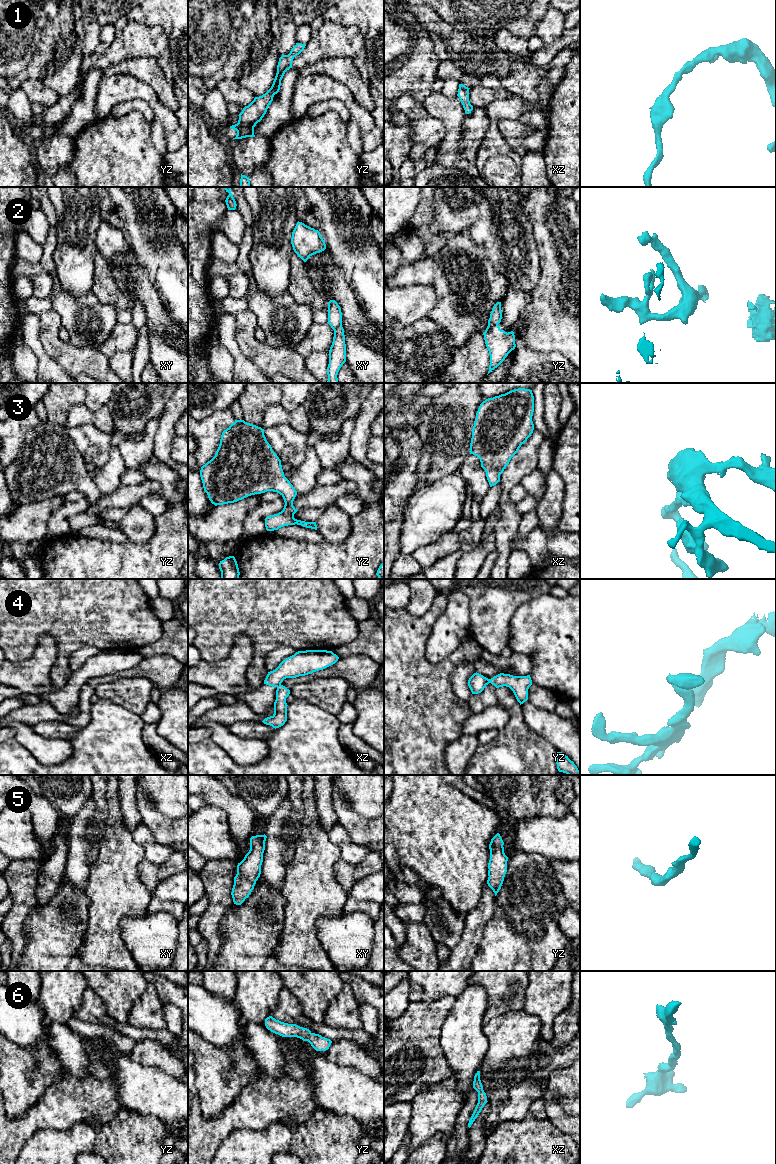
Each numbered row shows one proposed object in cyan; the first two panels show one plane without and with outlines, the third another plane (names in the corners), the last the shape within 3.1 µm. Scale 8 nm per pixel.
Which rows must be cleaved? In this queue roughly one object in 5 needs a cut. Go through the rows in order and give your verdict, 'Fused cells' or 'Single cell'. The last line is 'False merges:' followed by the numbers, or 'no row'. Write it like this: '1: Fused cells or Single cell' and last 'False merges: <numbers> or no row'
1: Single cell
2: Fused cells
3: Single cell
4: Fused cells
5: Single cell
6: Single cell
False merges: 2, 4

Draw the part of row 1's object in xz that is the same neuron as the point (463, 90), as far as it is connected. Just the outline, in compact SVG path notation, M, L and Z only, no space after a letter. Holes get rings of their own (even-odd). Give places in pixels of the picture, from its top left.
M459 84L459 89L457 94L466 114L471 113L471 111L473 110L473 106L470 104L469 101L469 89L470 88L466 87L465 85Z

